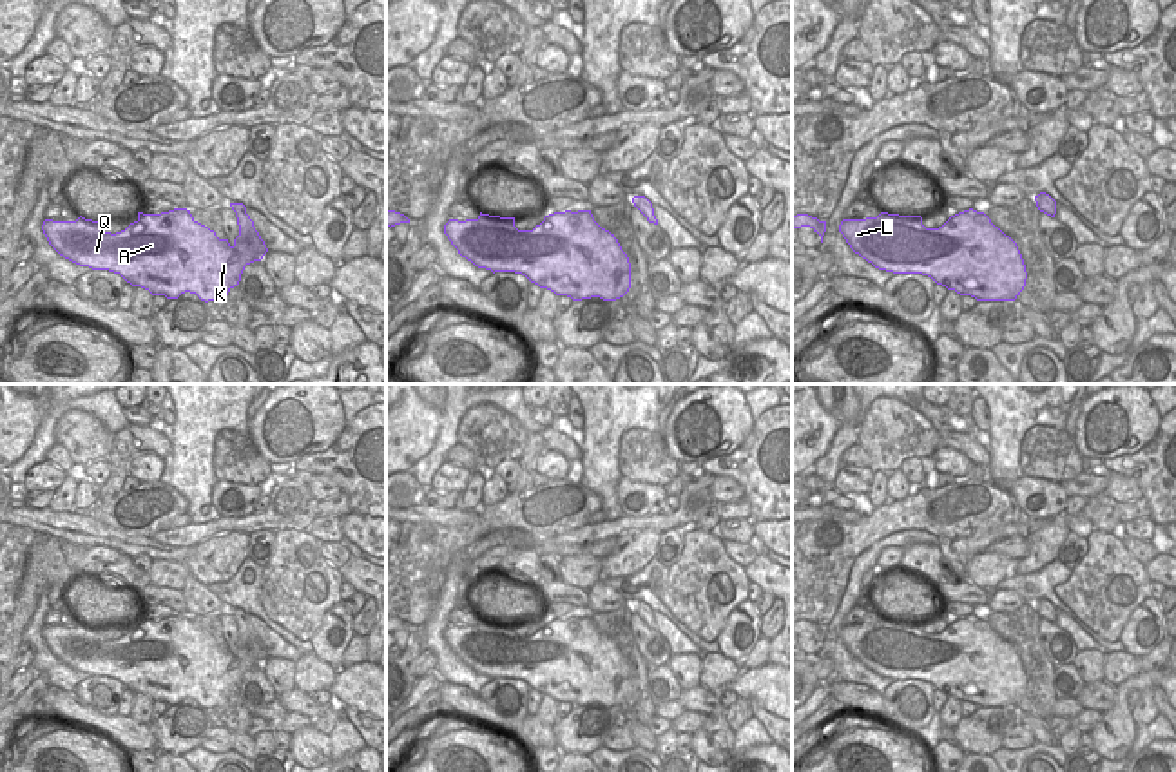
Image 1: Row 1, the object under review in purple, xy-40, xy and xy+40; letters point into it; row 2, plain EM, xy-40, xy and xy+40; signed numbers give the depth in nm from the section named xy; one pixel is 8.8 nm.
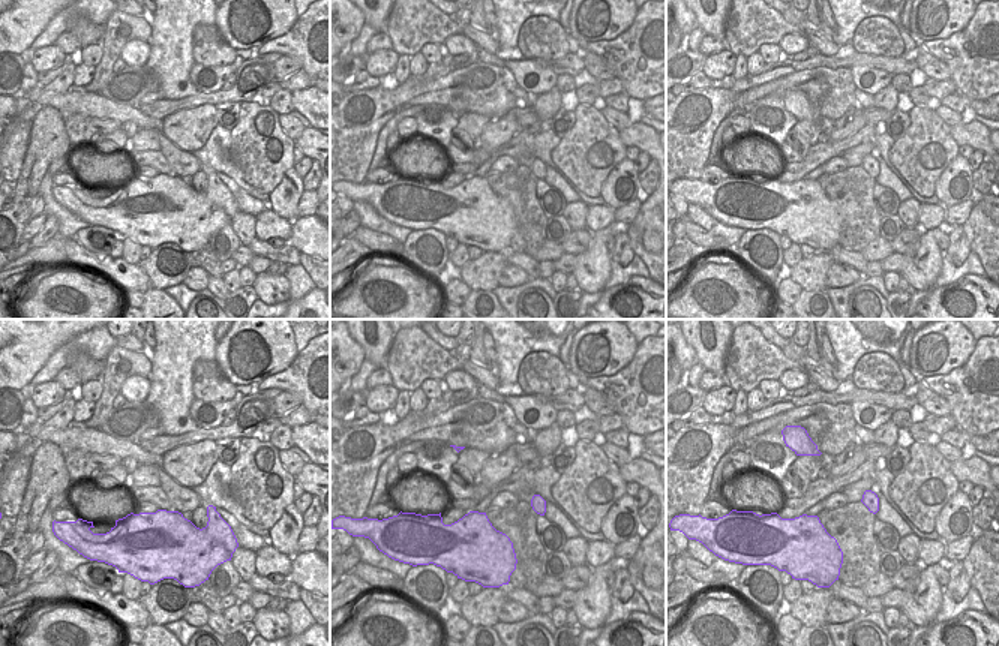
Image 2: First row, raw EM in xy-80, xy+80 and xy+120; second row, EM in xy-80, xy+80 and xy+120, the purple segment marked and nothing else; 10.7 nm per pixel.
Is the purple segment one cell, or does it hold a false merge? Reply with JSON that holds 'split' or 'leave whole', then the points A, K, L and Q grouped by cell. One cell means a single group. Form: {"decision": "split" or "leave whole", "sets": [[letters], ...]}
{"decision": "leave whole", "sets": [["A", "K", "L", "Q"]]}

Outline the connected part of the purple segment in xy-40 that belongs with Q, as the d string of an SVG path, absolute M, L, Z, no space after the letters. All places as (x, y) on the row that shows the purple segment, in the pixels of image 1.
M230 203L236 212L239 236L230 245L214 230L198 223L190 210L174 208L161 214L138 212L138 219L125 230L103 232L103 221L78 217L76 221L45 219L42 230L49 245L65 259L92 270L120 274L132 286L141 286L152 295L178 299L181 294L196 294L201 301L221 301L239 285L246 265L261 261L268 252L265 241L246 214L243 203Z

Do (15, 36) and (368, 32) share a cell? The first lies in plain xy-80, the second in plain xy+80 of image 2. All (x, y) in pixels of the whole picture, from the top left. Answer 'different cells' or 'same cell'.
different cells

